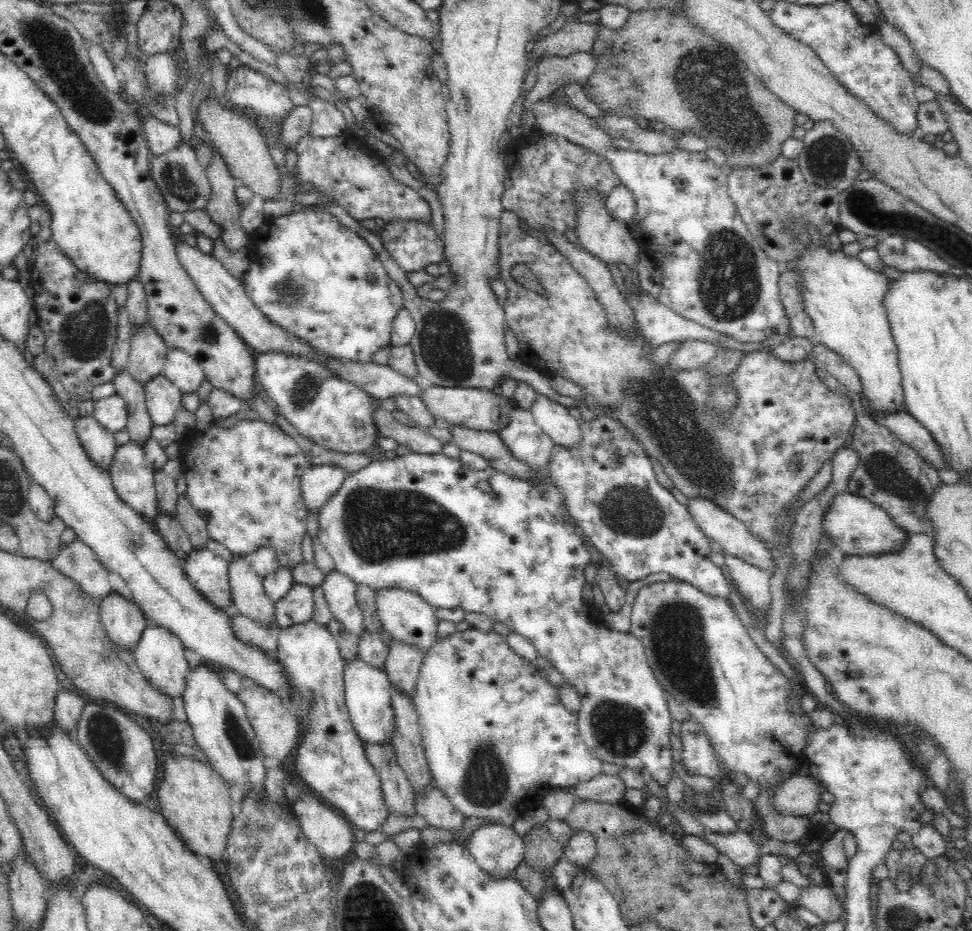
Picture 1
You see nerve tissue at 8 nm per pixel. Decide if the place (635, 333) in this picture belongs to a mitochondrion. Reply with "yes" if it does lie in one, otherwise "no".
no

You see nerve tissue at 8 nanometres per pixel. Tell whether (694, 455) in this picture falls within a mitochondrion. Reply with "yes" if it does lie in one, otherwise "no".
yes

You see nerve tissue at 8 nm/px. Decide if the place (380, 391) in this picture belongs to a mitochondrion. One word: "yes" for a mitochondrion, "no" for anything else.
no

